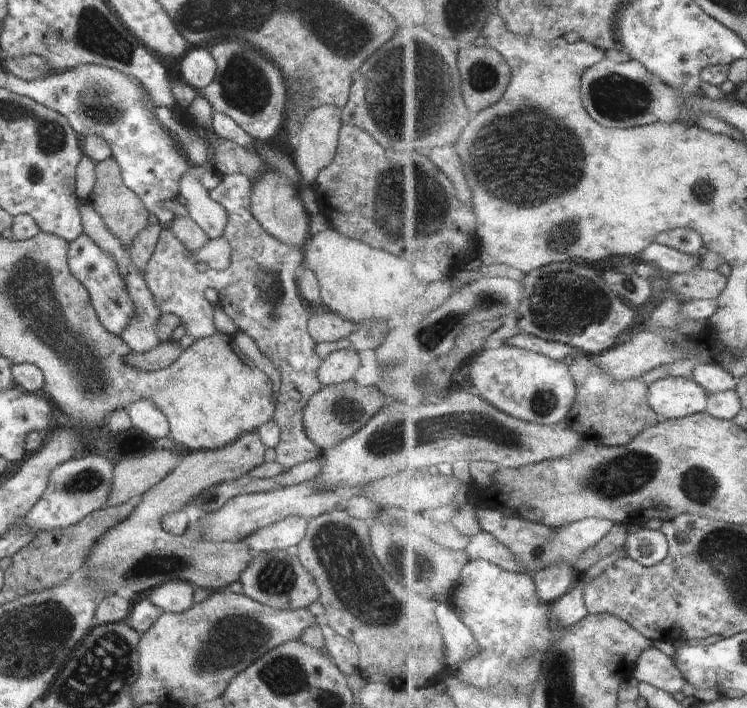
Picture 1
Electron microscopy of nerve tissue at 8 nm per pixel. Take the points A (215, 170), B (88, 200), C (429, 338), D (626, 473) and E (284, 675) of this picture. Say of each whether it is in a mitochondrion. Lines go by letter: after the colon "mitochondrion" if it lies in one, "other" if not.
A: other
B: other
C: mitochondrion
D: mitochondrion
E: mitochondrion

